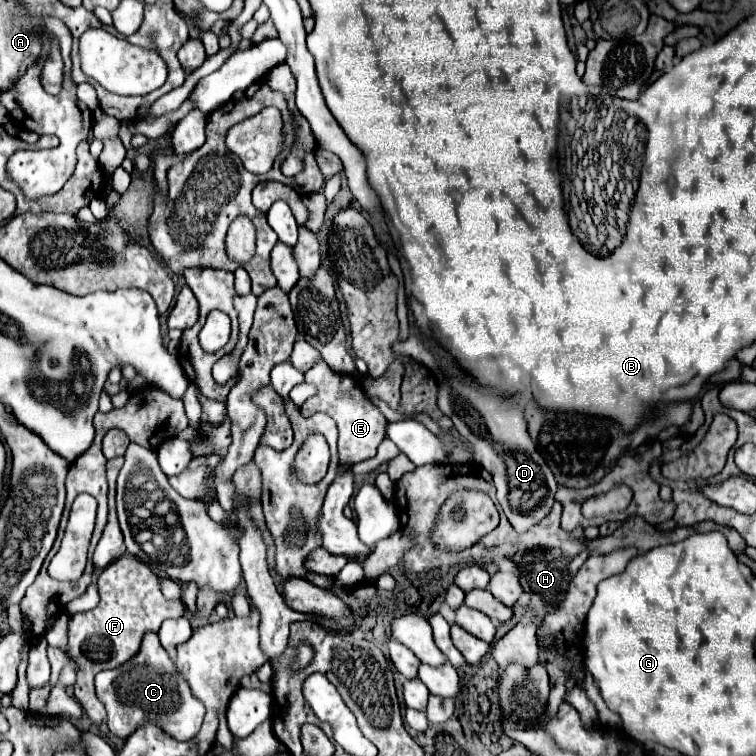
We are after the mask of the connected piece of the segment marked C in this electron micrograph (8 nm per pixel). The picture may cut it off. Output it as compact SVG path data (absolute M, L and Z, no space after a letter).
M153 632L145 634L143 646L139 654L131 658L131 662L125 662L115 670L99 672L95 678L95 688L99 700L107 708L109 730L119 738L127 738L147 720L157 720L161 722L159 726L163 726L175 740L191 740L199 732L205 716L203 704L195 700L187 682L183 682L183 676L177 674L175 664Z

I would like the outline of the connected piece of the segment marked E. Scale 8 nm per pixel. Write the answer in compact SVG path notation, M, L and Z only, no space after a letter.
M319 360L315 368L305 372L305 382L315 384L319 392L303 404L303 416L311 416L313 412L325 412L337 422L337 426L339 426L339 458L343 458L343 462L361 462L361 460L373 458L377 454L377 446L385 438L385 430L387 430L389 422L381 414L381 410L363 396L357 382L353 378L349 378L349 390L347 390L345 376L333 372L323 360Z

